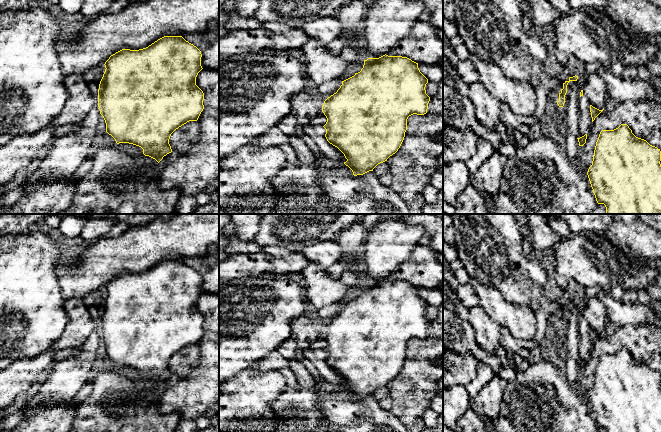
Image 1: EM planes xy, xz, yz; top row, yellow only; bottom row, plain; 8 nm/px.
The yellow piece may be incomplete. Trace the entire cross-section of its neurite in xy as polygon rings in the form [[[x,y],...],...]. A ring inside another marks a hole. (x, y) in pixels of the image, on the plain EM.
[[[164,260],[146,272],[139,274],[122,273],[111,279],[104,288],[106,293],[98,313],[98,331],[100,338],[103,340],[106,347],[106,356],[115,363],[117,368],[129,367],[139,370],[143,373],[143,378],[145,380],[149,380],[159,387],[164,380],[172,376],[171,370],[169,368],[171,358],[187,346],[197,345],[204,333],[204,317],[196,309],[196,301],[203,293],[201,290],[201,281],[201,275],[196,270],[186,265],[182,260]]]

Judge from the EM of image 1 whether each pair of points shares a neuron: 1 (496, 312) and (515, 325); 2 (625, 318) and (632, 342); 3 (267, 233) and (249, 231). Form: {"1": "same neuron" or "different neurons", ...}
{"1": "same neuron", "2": "different neurons", "3": "different neurons"}

